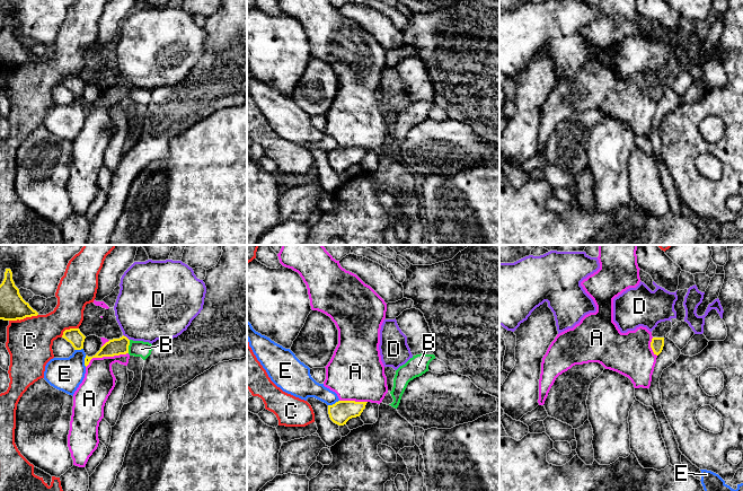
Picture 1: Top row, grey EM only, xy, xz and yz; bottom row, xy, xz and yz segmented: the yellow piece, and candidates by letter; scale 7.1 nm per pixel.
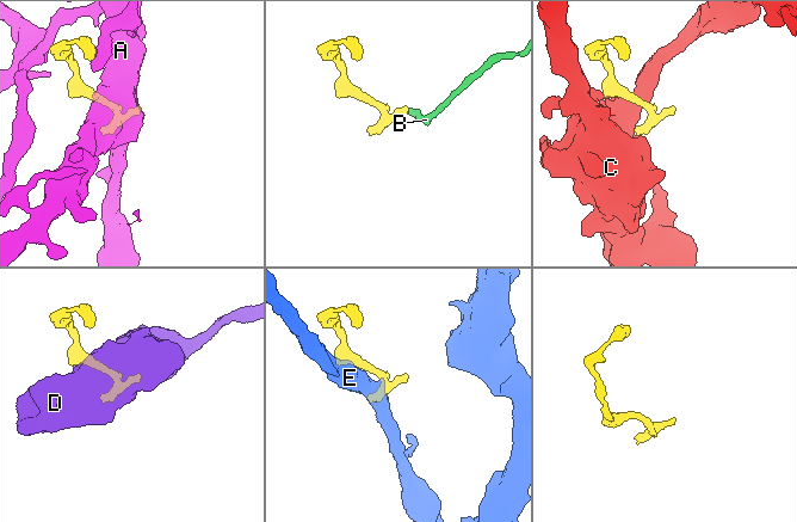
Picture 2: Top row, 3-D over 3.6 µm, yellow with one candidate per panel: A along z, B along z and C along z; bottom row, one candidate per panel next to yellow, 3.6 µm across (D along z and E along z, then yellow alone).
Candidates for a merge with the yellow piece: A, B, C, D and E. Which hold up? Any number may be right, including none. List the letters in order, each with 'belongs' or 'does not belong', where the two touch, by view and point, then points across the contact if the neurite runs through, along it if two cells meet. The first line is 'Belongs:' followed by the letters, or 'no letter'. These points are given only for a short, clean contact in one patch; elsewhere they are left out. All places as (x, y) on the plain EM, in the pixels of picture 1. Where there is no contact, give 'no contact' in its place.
Belongs: B
A: does not belong | xy (105, 103)
B: belongs | xy (127, 94) | across xy (115, 94), (127, 94), (141, 96)
C: does not belong | xy (23, 66)
D: does not belong | xy (126, 85) | along xy (123, 81), (129, 87)
E: does not belong | xy (85, 108) | along xy (86, 103), (85, 113)

